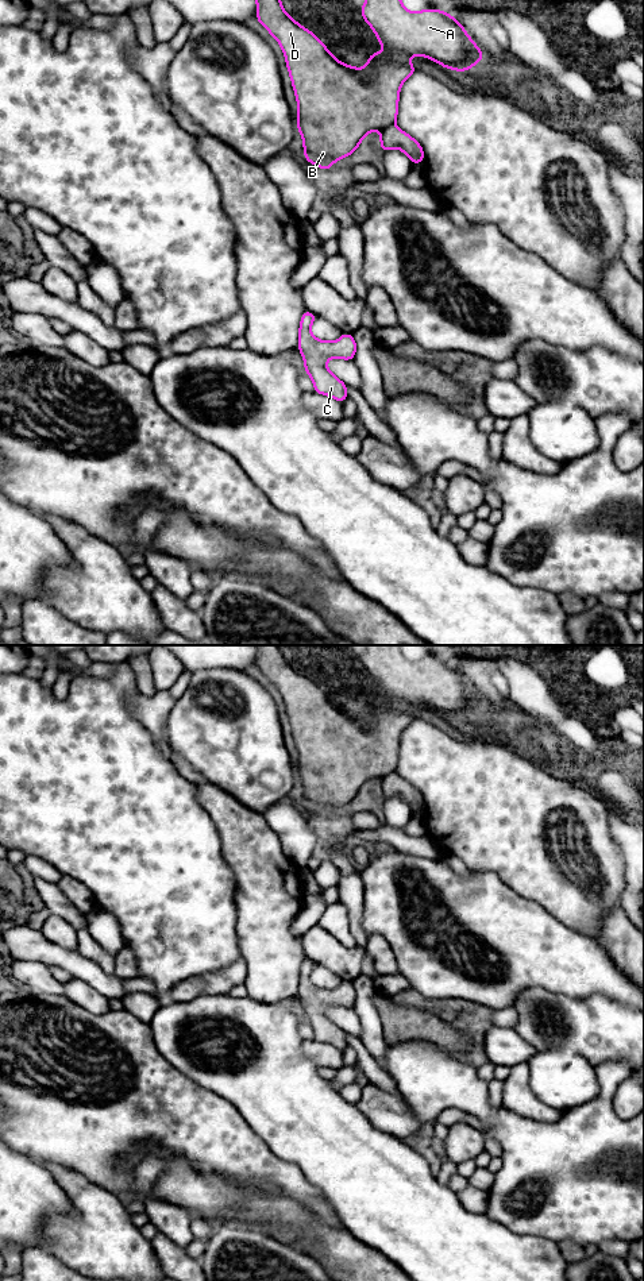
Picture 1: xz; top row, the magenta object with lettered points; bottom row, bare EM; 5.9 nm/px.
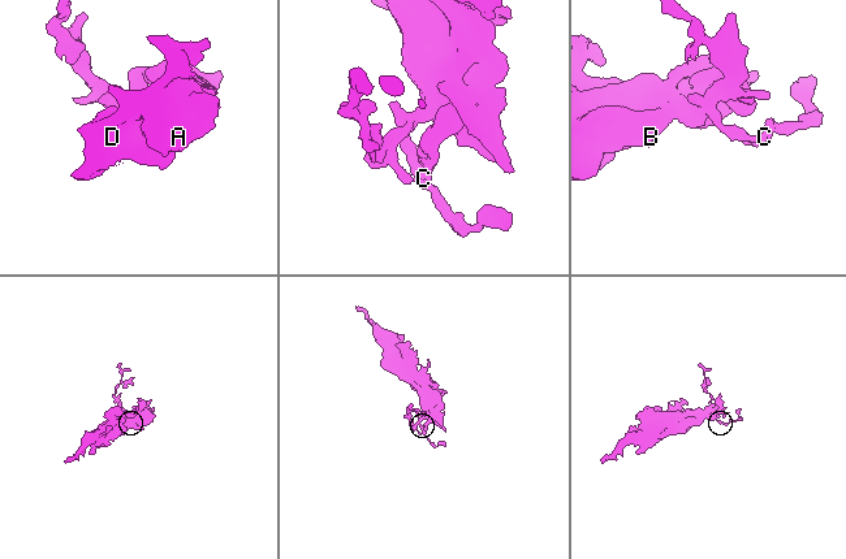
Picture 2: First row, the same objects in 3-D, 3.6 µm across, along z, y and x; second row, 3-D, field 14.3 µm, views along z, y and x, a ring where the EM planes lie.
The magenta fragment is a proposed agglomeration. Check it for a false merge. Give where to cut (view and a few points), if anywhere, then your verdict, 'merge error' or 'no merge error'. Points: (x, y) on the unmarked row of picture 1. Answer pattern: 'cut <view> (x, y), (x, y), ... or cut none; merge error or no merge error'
cut none; no merge error

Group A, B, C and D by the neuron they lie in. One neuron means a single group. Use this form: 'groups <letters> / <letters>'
groups A B C D

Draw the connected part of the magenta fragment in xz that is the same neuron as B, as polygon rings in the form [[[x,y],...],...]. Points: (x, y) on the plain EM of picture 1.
[[[279,645],[254,647],[257,648],[258,655],[257,668],[278,688],[286,707],[286,714],[298,752],[298,765],[296,771],[304,790],[304,805],[308,810],[319,814],[321,818],[329,819],[333,810],[351,803],[352,799],[359,795],[362,787],[373,778],[381,780],[381,799],[398,795],[409,805],[412,811],[424,811],[424,799],[420,791],[394,773],[398,761],[401,733],[416,718],[414,713],[406,710],[405,706],[423,703],[456,719],[470,718],[477,710],[483,709],[483,701],[452,663],[447,663],[437,656],[410,660],[402,653],[400,645],[366,645],[366,649],[359,659],[360,663],[374,678],[381,694],[386,699],[393,699],[396,703],[387,705],[375,698],[375,701],[369,705],[365,717],[352,715],[338,709],[315,682],[293,668],[284,659]]]

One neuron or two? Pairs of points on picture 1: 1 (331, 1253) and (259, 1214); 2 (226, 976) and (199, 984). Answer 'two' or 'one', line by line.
1: one
2: one

